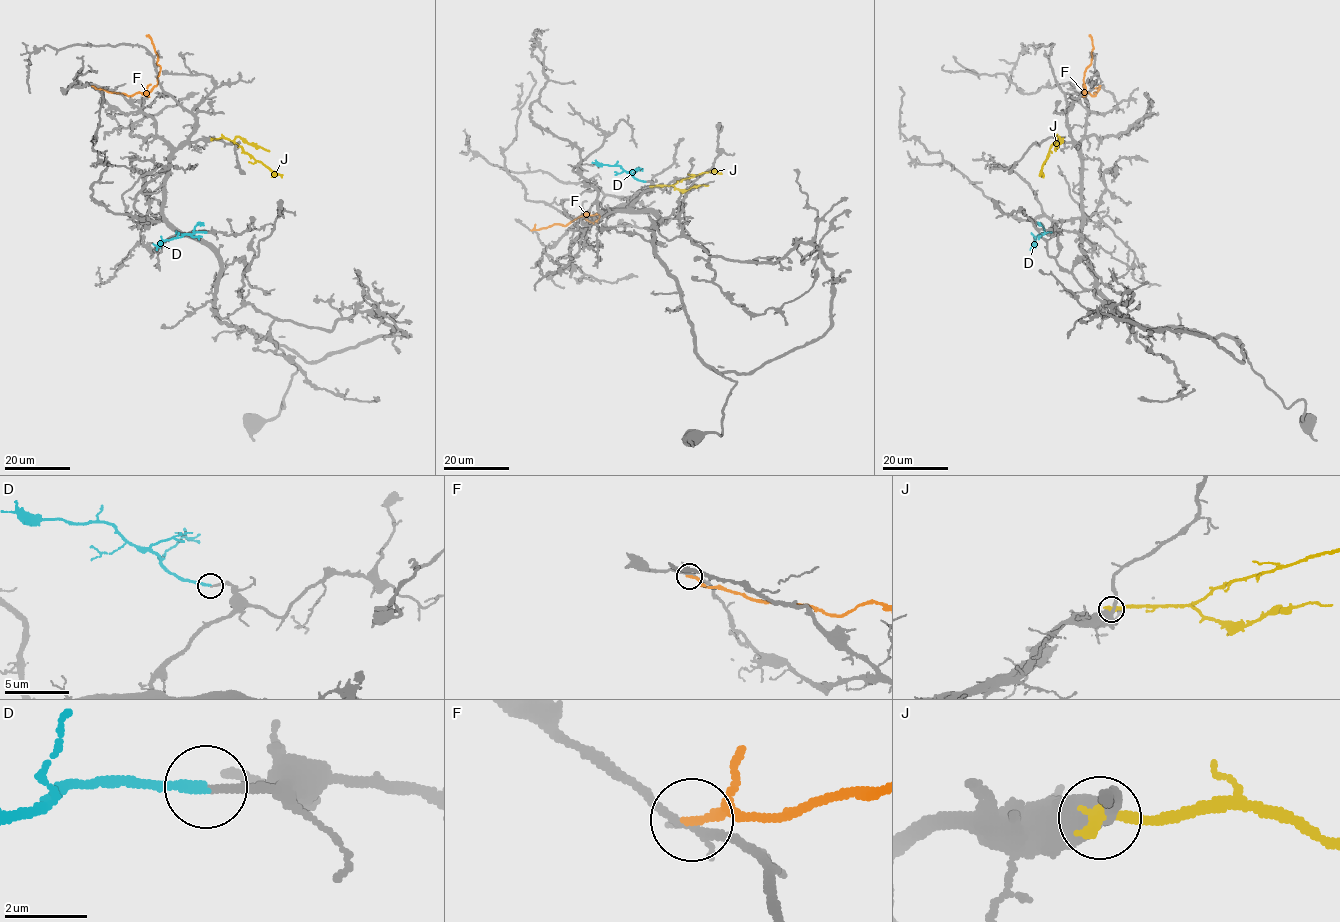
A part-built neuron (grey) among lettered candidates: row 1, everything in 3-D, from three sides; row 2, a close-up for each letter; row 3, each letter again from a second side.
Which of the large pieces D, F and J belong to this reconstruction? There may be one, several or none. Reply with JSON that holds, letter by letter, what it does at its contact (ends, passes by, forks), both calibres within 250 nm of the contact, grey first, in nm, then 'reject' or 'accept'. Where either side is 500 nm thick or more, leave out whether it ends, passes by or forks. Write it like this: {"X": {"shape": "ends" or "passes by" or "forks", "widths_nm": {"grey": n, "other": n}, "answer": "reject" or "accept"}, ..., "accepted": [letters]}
{"D": {"shape": "ends", "widths_nm": {"grey": 200, "other": 240}, "answer": "accept"}, "F": {"shape": "ends", "widths_nm": {"grey": 220, "other": 200}, "answer": "reject"}, "J": {"shape": "ends", "widths_nm": {"grey": 480, "other": 380}, "answer": "accept"}, "accepted": ["D", "J"]}

